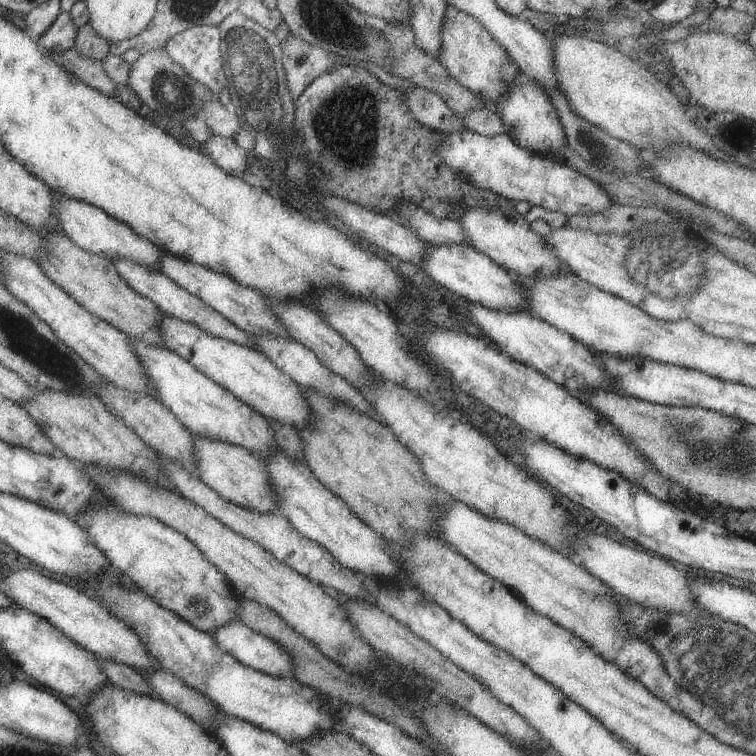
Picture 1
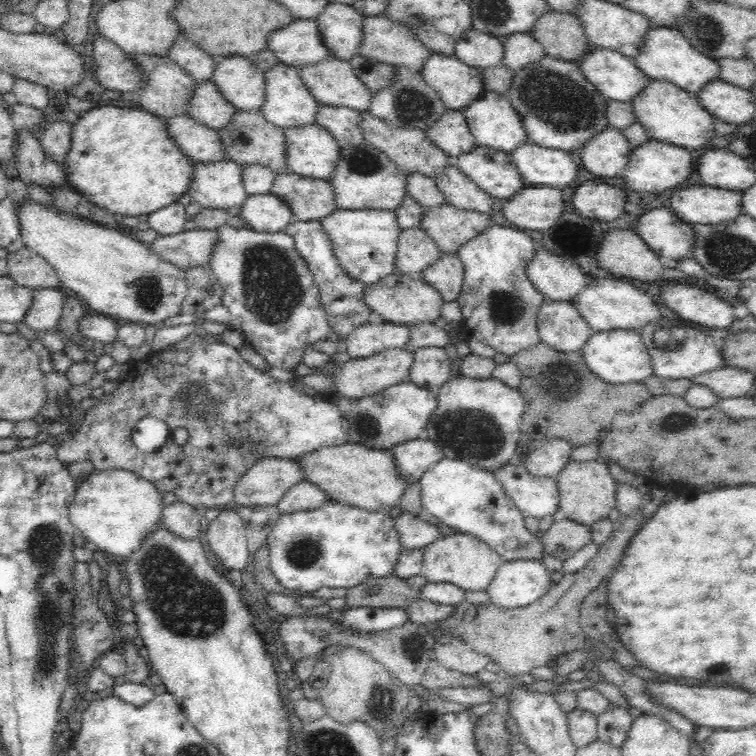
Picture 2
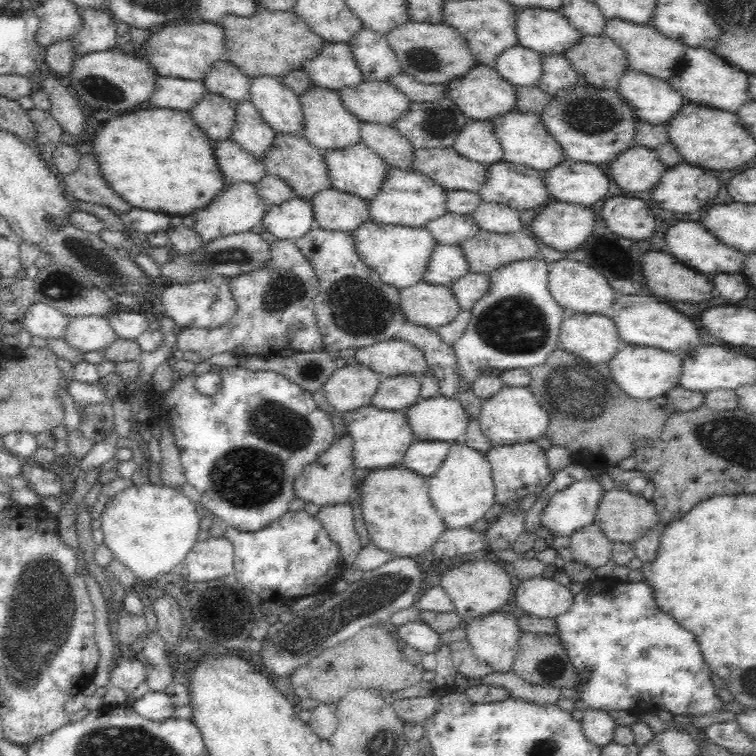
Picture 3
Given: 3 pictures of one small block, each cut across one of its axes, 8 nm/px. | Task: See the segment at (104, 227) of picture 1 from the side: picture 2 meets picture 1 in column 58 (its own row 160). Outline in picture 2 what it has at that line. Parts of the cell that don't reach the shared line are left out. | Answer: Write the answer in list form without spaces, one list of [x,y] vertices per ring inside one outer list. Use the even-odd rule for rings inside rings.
[[[188,114],[164,118],[168,136],[176,142],[176,146],[194,162],[216,162],[226,160],[222,138],[216,130],[206,128],[196,122]]]

